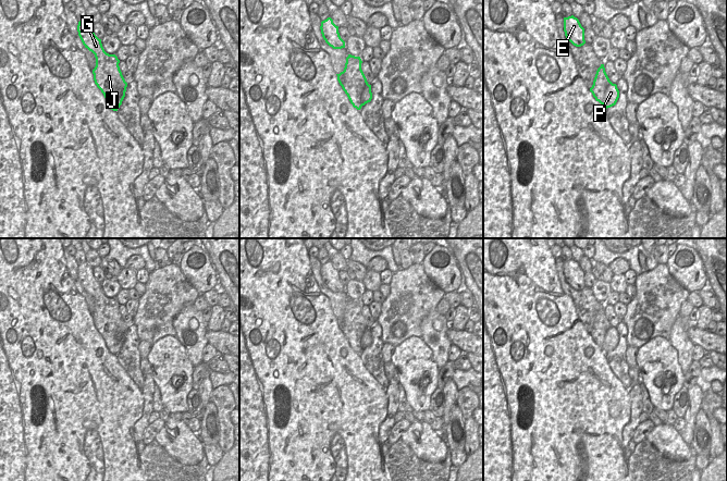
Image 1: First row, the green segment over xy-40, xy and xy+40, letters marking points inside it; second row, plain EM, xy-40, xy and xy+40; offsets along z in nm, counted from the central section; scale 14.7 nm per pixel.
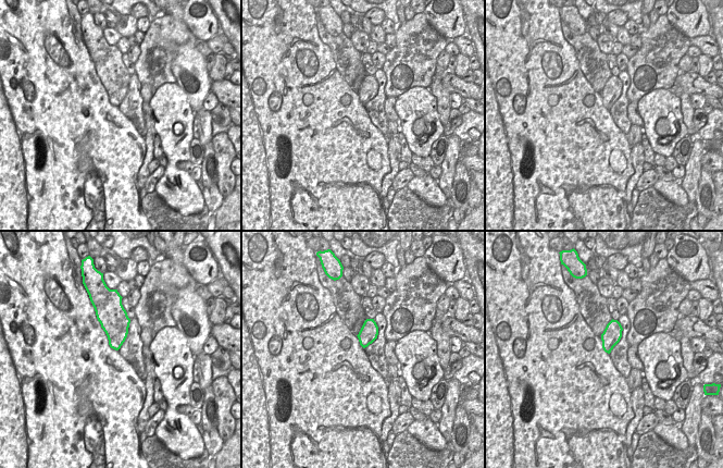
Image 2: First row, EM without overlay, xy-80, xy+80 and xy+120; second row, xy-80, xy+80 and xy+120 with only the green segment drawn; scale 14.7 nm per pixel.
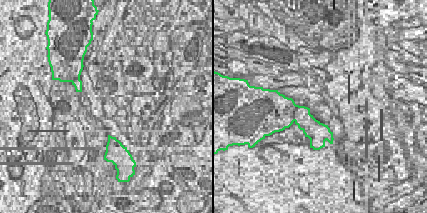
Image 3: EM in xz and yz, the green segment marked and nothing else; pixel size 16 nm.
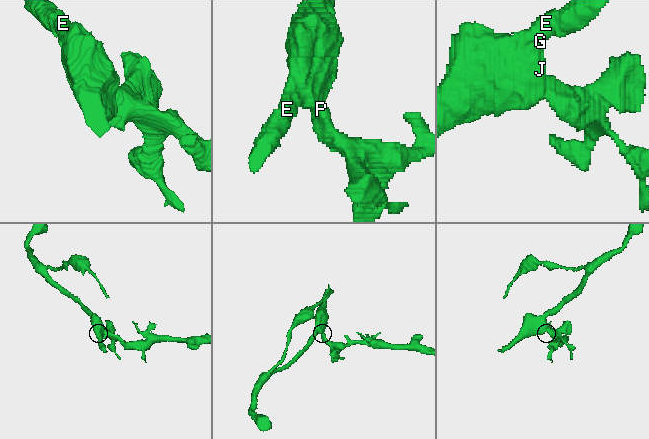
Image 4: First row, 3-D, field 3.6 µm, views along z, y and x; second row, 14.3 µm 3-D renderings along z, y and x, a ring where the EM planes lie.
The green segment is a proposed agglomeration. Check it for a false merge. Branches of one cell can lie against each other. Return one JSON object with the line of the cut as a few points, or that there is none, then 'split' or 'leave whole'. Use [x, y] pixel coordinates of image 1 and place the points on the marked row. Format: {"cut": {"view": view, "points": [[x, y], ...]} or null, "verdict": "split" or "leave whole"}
{"cut": {"view": "xy", "points": [[368, 84], [361, 93], [361, 105]]}, "verdict": "split"}

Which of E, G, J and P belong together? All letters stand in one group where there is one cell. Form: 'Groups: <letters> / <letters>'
Groups: E G J / P.

